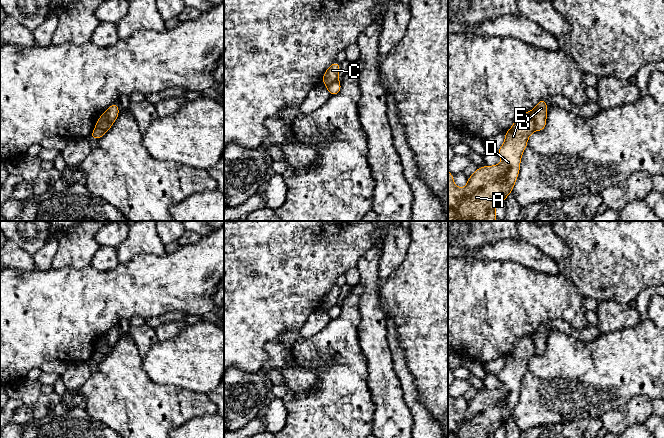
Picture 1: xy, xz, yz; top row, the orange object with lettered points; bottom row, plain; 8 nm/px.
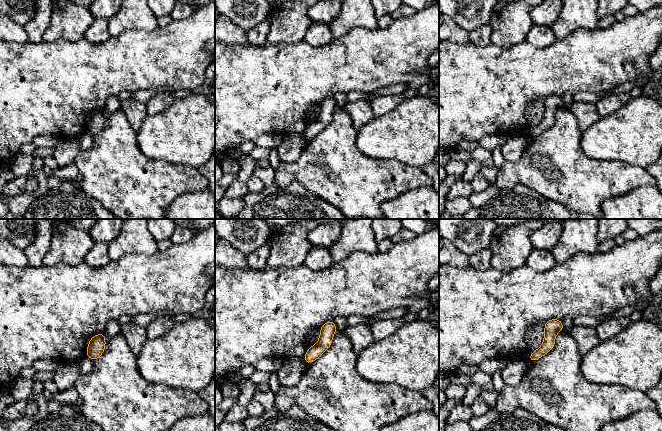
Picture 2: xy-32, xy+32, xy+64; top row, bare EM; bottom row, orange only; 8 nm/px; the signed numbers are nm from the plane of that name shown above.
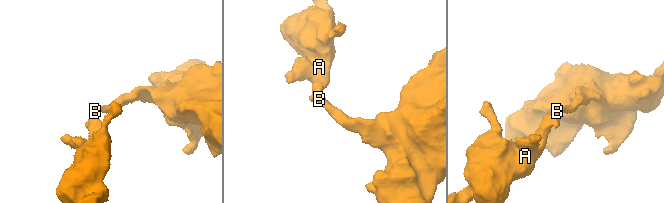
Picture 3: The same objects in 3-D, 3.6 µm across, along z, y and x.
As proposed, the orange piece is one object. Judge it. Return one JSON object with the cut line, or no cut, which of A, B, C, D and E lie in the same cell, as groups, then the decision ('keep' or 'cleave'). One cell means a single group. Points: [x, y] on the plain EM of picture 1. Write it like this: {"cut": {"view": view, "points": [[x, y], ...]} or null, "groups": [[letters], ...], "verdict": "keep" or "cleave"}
{"cut": {"view": "yz", "points": [[530, 336], [535, 353]]}, "groups": [["A", "C", "D", "E"], ["B"]], "verdict": "cleave"}

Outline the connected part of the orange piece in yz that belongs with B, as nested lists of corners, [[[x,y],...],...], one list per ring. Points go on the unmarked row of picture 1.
[[[546,322],[538,326],[536,331],[531,335],[531,338],[535,345],[535,354],[543,355],[546,351],[546,341],[547,341],[547,328]]]

